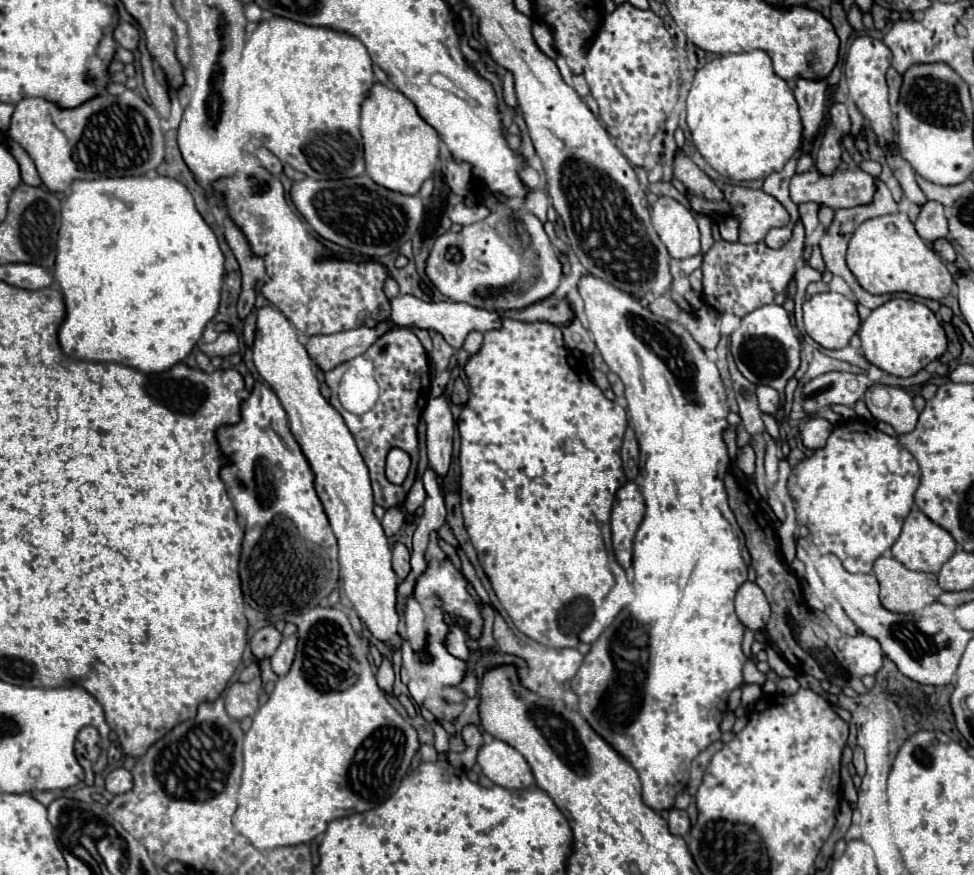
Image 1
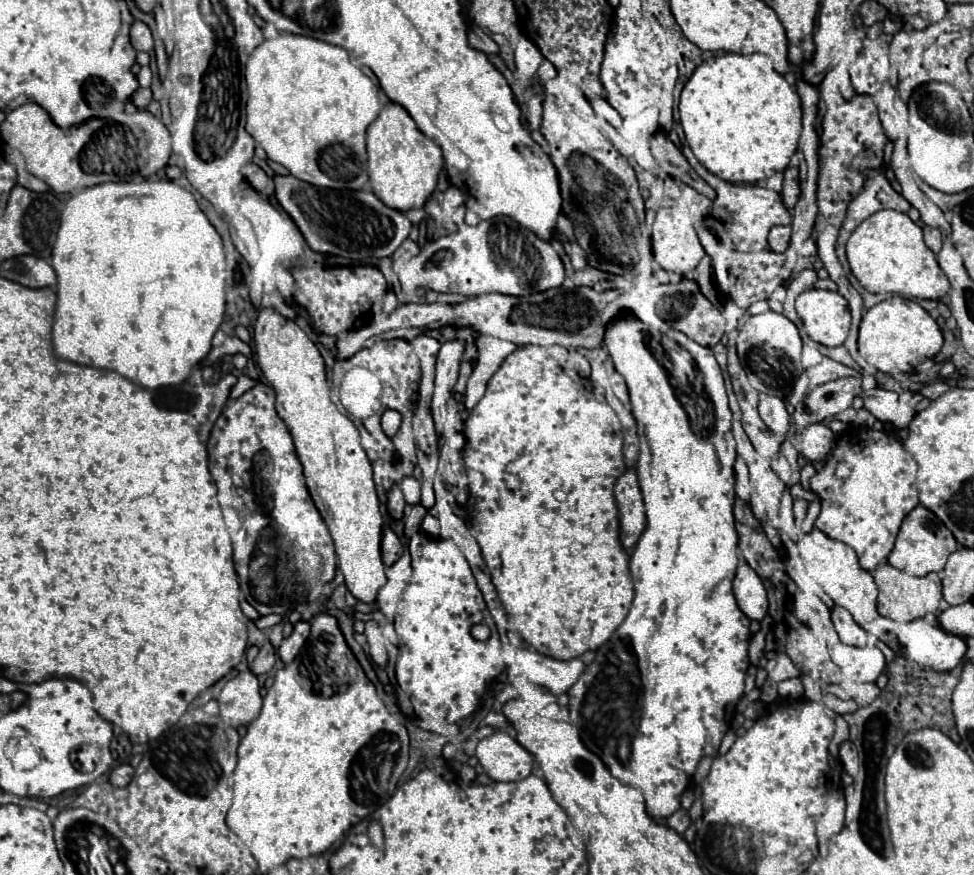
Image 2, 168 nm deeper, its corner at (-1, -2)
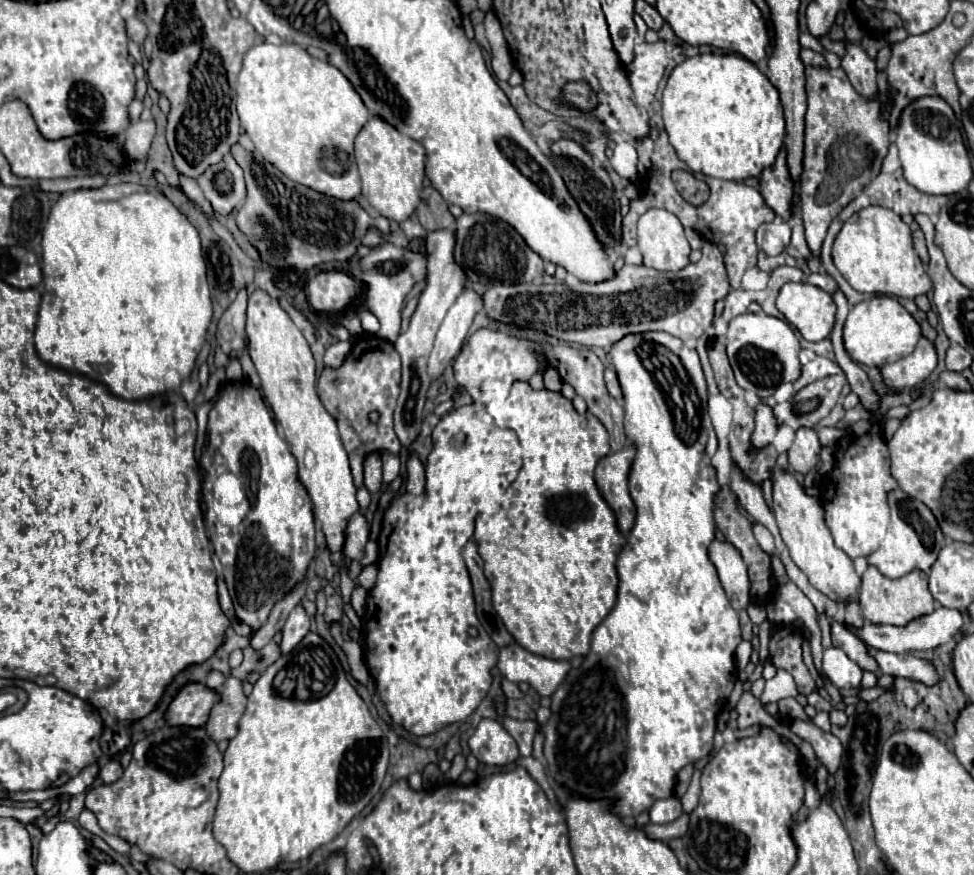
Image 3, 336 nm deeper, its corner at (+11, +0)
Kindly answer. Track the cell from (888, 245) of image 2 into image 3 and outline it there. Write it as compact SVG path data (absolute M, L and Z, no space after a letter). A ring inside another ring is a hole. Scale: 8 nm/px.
M865 207L843 223L833 243L833 263L847 283L861 293L913 299L931 289L925 265L913 249L909 225L885 207Z

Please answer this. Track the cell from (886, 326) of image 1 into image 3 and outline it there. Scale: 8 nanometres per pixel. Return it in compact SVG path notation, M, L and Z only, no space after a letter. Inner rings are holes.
M877 295L853 305L843 325L845 351L855 363L867 367L881 367L885 363L893 363L907 357L915 349L919 337L921 327L917 325L917 321L899 305L897 299L887 295Z

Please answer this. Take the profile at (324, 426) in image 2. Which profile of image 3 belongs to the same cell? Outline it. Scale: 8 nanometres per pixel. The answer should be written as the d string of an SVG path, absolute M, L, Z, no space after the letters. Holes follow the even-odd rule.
M255 289L249 297L247 347L261 377L261 393L269 401L277 421L281 423L285 441L291 445L291 453L297 459L299 477L309 491L315 515L323 523L323 533L327 537L331 557L337 565L341 565L343 525L347 525L347 517L359 511L349 459L337 433L335 419L327 413L317 397L315 361L305 337L281 309L279 301L269 297L263 289ZM307 451L315 455L315 465L311 467L305 465Z

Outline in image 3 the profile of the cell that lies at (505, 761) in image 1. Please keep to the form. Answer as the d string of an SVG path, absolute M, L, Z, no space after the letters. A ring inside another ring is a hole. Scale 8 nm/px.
M481 719L469 739L471 753L487 765L507 765L519 757L515 739L495 719Z

